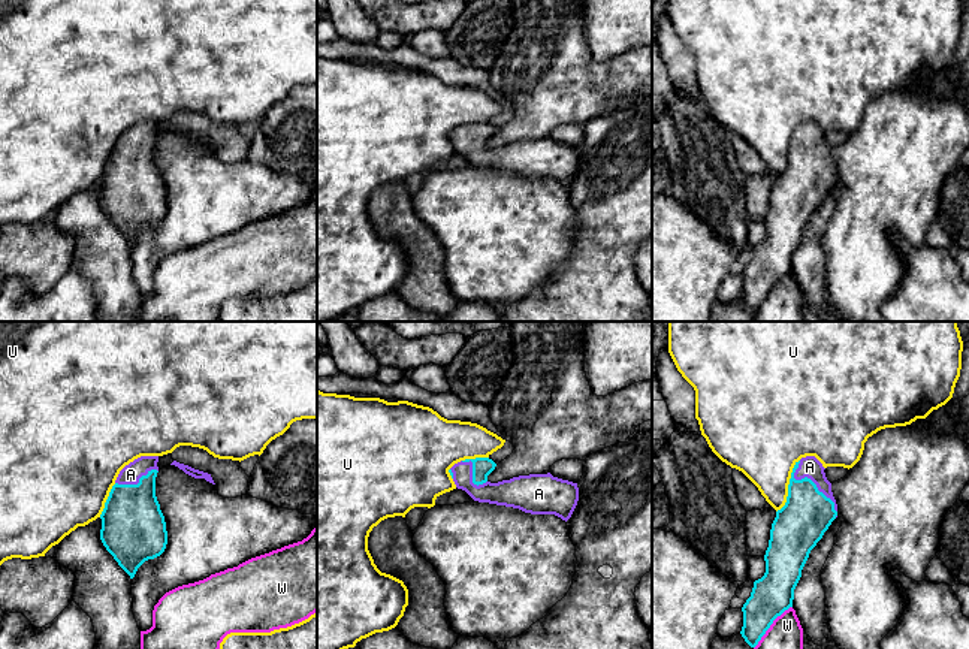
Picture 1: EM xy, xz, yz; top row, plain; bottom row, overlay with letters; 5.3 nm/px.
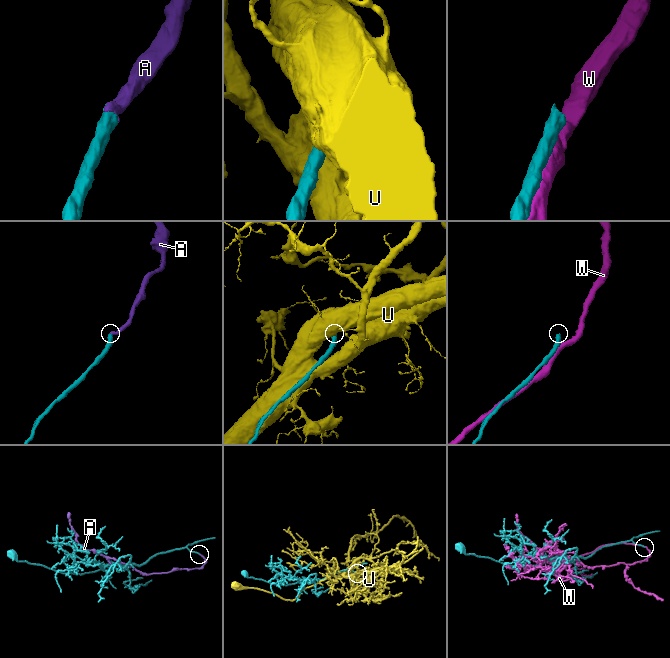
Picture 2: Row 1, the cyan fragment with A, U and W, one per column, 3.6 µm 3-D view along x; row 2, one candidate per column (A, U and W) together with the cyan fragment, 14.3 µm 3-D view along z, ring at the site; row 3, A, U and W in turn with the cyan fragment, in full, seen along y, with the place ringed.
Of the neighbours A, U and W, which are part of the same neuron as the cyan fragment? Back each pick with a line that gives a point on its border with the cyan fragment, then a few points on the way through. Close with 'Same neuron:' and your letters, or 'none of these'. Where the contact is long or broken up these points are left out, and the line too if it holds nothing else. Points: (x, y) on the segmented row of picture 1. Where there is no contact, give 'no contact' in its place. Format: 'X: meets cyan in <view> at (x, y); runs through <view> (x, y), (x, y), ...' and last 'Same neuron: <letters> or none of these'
A: meets cyan in yz at (811, 480); runs through yz (800, 524), (809, 510), (811, 480), (809, 467)
Same neuron: A

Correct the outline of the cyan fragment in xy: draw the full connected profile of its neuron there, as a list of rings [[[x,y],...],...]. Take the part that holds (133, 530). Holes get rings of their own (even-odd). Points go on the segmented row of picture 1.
[[[141,456],[126,465],[100,514],[100,540],[130,579],[167,544],[166,522],[156,496],[157,462],[159,456]]]

